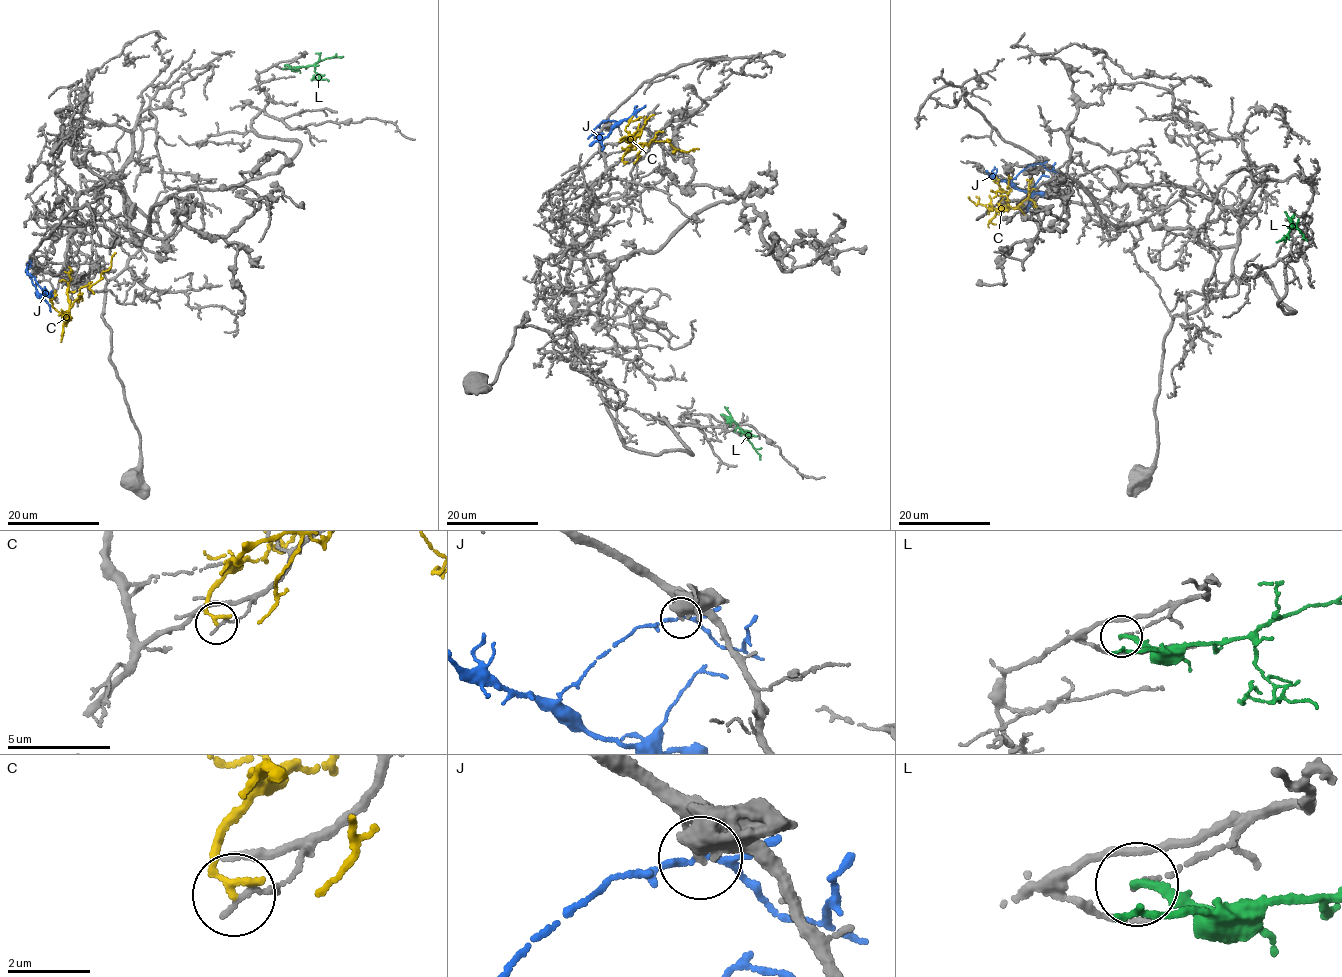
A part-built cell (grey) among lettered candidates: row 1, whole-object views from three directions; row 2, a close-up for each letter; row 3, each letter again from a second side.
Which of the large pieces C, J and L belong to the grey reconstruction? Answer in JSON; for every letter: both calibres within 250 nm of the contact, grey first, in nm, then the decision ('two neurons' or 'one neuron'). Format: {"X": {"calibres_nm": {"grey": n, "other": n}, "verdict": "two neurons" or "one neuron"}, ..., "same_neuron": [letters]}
{"C": {"calibres_nm": {"grey": 140, "other": 190}, "verdict": "two neurons"}, "J": {"calibres_nm": {"grey": 130, "other": 120}, "verdict": "two neurons"}, "L": {"calibres_nm": {"grey": 120, "other": 170}, "verdict": "two neurons"}, "same_neuron": []}

